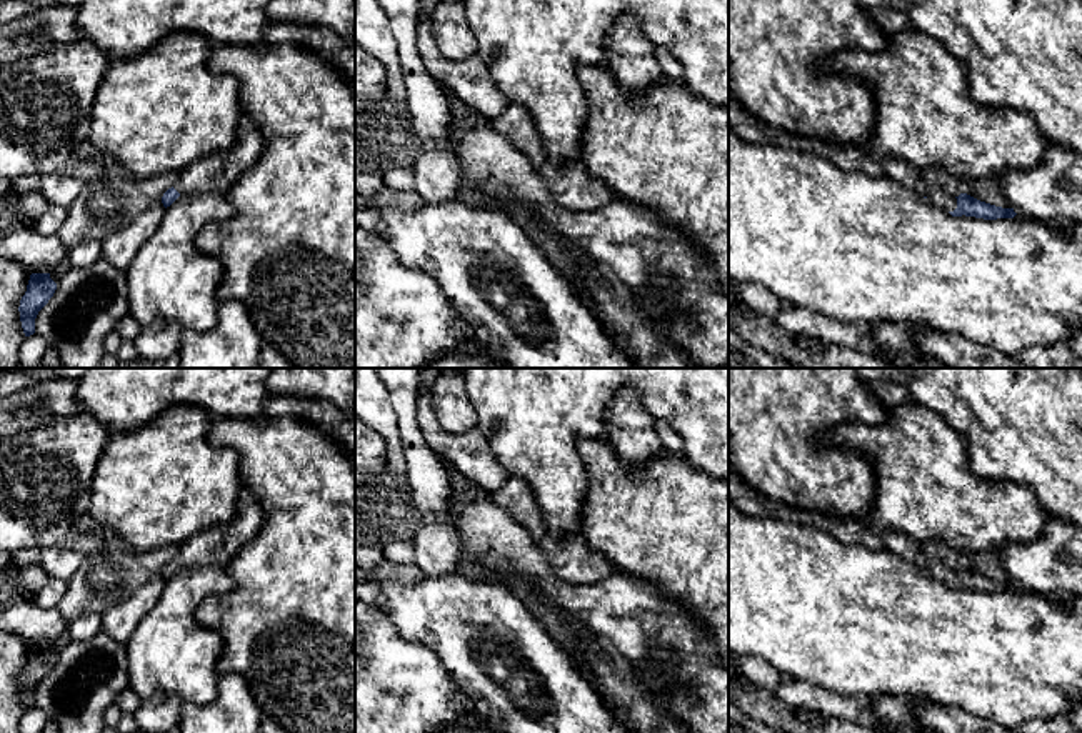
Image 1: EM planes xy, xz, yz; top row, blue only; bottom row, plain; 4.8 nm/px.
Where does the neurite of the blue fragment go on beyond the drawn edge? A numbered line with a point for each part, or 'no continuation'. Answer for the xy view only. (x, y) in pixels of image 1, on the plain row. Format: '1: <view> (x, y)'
1: xy (217, 545)

